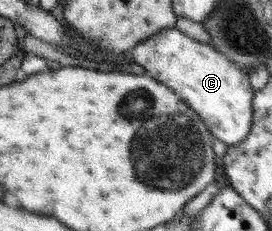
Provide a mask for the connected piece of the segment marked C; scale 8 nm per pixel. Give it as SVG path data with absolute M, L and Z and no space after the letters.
M175 26L162 29L144 39L144 41L134 45L130 51L133 60L137 65L144 67L146 73L163 85L173 89L209 128L210 134L218 141L223 141L227 146L238 146L242 143L252 130L254 120L254 89L250 85L249 74L246 69L241 68L237 63L232 63L226 56L218 53L214 47L197 41L180 31Z

